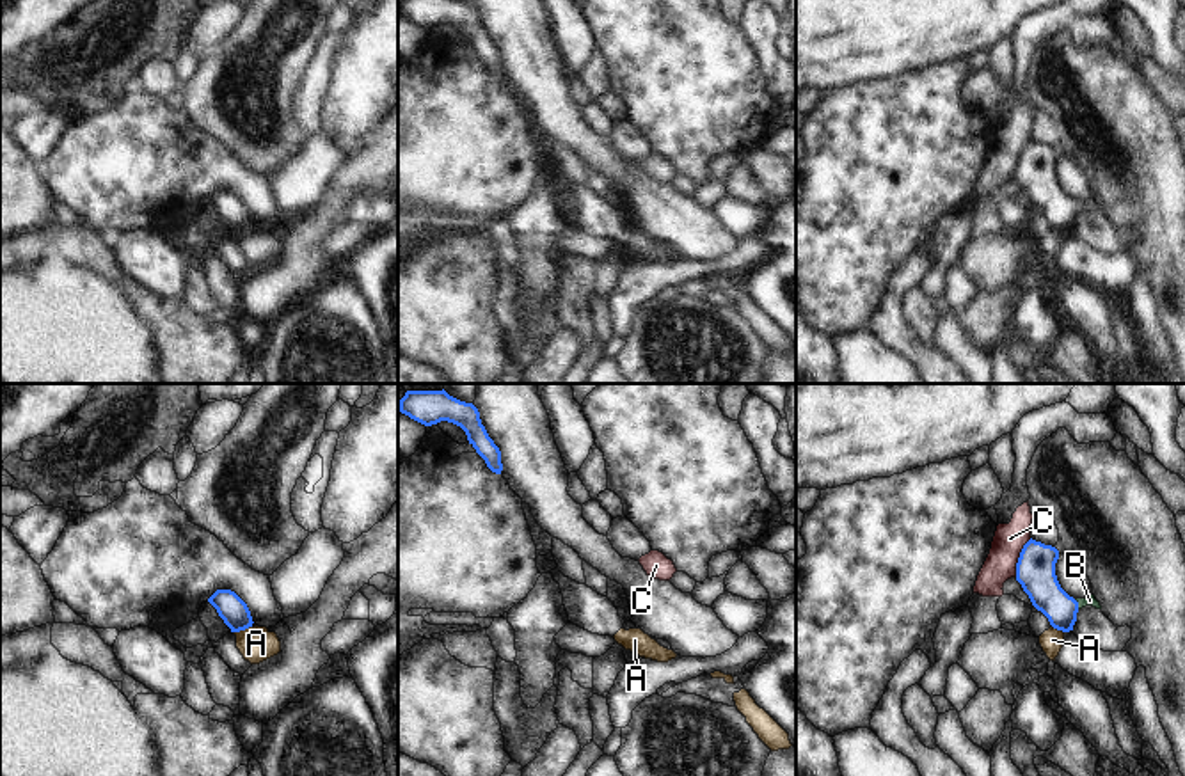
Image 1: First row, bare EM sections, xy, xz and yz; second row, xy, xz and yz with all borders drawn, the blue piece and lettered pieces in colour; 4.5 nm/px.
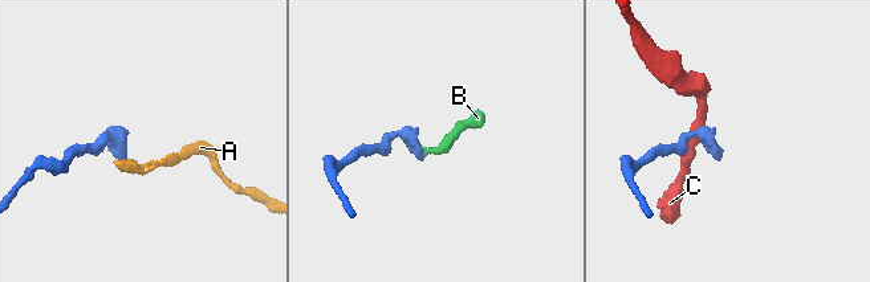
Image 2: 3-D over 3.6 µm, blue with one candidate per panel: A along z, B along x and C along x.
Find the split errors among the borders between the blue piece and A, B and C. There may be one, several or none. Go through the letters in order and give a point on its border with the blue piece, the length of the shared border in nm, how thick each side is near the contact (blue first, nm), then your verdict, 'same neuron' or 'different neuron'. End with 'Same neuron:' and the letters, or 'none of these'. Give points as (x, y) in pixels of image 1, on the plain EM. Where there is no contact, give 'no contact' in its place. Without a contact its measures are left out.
A: xy (242, 231) | 90 nm | 130/160 nm | different neuron
B: yz (1077, 206) | 50 nm | 180/50 nm | same neuron
C: yz (1018, 160) | 190 nm | 180/140 nm | different neuron
Same neuron: B

